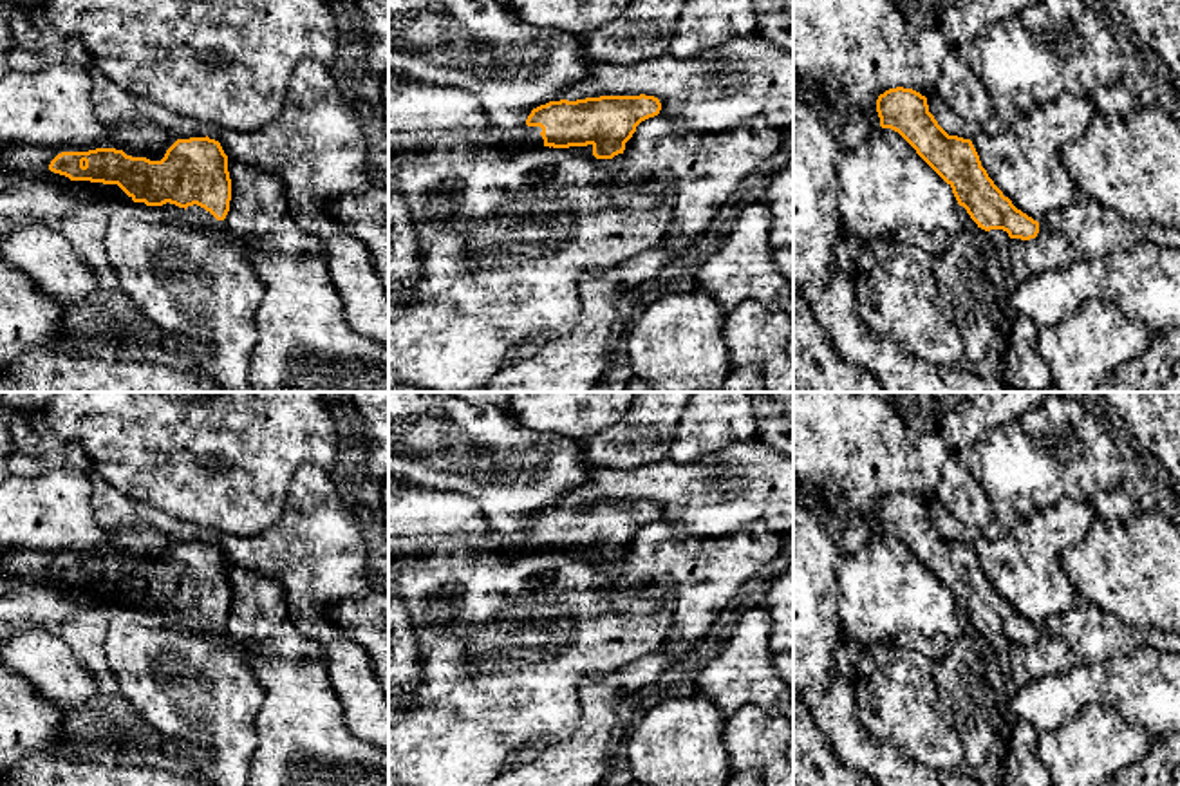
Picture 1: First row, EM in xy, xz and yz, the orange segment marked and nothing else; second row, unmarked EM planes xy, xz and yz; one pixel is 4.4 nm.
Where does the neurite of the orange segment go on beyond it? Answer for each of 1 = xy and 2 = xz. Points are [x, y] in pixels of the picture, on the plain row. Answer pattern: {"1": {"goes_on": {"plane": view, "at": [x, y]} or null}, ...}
{"1": {"goes_on": null}, "2": {"goes_on": {"plane": "xz", "at": [524, 541]}}}

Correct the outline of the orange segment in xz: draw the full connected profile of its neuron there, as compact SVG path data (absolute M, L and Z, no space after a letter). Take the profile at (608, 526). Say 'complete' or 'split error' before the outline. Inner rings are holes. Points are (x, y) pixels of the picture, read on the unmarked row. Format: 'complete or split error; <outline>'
split error; M645 499L549 506L533 513L526 528L517 533L492 529L477 547L463 546L454 551L569 553L591 549L596 564L613 564L623 558L636 531L658 520L660 515L660 504Z

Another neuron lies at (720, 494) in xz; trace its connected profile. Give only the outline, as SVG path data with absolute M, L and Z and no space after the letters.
M757 437L730 443L690 464L678 464L667 455L632 470L596 466L587 457L584 466L585 481L562 493L553 506L645 499L660 504L660 520L678 537L710 540L735 535L752 522L764 522L768 531L784 538L793 535L793 459Z

